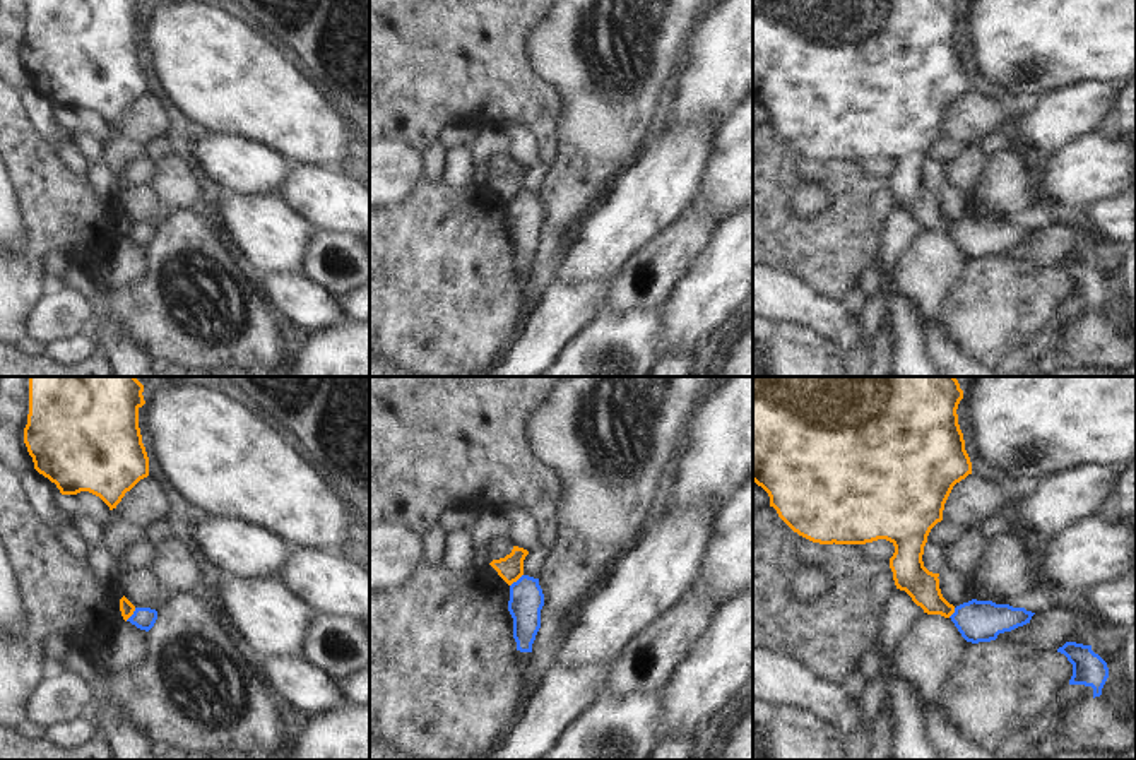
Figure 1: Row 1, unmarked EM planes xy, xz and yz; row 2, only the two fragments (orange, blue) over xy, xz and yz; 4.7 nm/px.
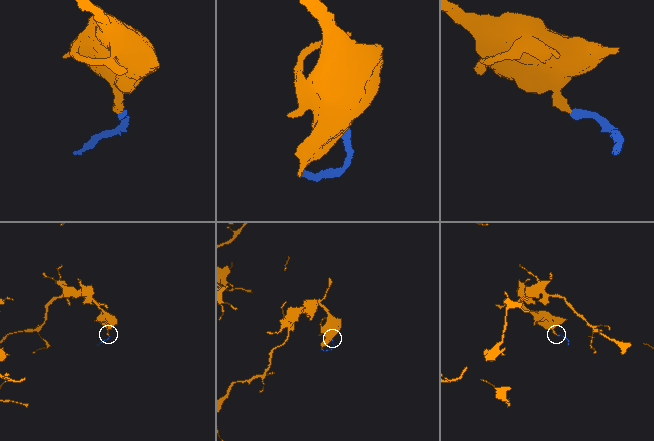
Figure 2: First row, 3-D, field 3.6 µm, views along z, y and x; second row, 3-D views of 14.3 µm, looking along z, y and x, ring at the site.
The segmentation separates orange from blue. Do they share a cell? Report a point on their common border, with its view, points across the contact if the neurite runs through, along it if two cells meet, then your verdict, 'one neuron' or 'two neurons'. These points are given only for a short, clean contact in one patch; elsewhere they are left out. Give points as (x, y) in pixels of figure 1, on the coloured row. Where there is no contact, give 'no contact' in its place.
contact xy (130, 615); border xy (136, 608), (125, 620); two neurons

